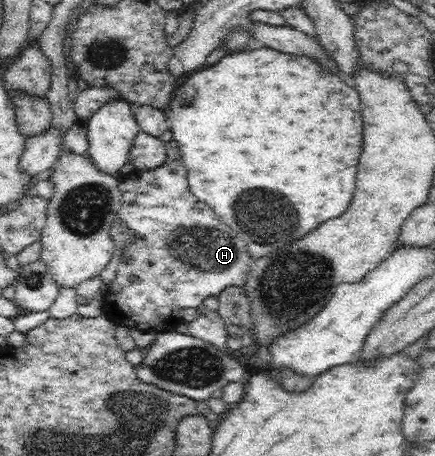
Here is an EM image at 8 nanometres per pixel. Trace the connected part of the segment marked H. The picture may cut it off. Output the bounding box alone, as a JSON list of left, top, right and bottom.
[102,139,253,333]

